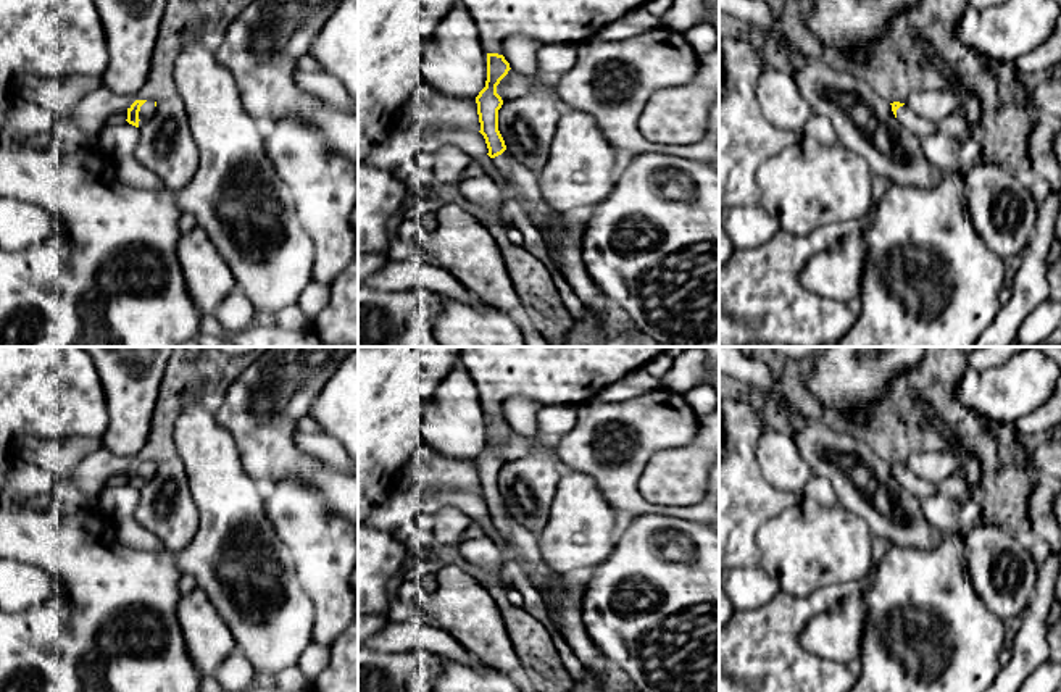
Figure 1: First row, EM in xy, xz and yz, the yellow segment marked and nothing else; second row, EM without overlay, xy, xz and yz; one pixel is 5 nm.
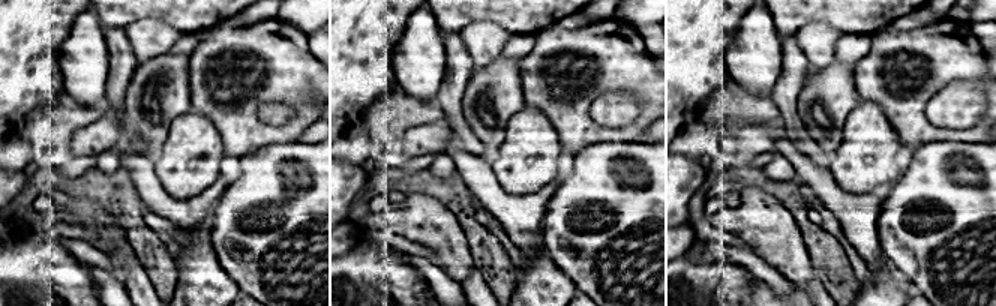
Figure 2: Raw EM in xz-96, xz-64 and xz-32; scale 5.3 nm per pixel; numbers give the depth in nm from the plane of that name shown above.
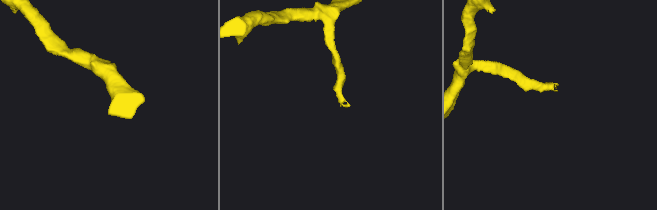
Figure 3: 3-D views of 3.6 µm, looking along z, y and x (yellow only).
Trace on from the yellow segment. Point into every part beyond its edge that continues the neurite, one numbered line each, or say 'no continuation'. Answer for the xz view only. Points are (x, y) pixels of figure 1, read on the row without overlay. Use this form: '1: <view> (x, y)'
1: xz (524, 541)

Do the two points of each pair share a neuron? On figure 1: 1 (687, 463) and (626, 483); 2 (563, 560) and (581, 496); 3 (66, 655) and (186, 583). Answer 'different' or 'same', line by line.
1: different
2: same
3: different

